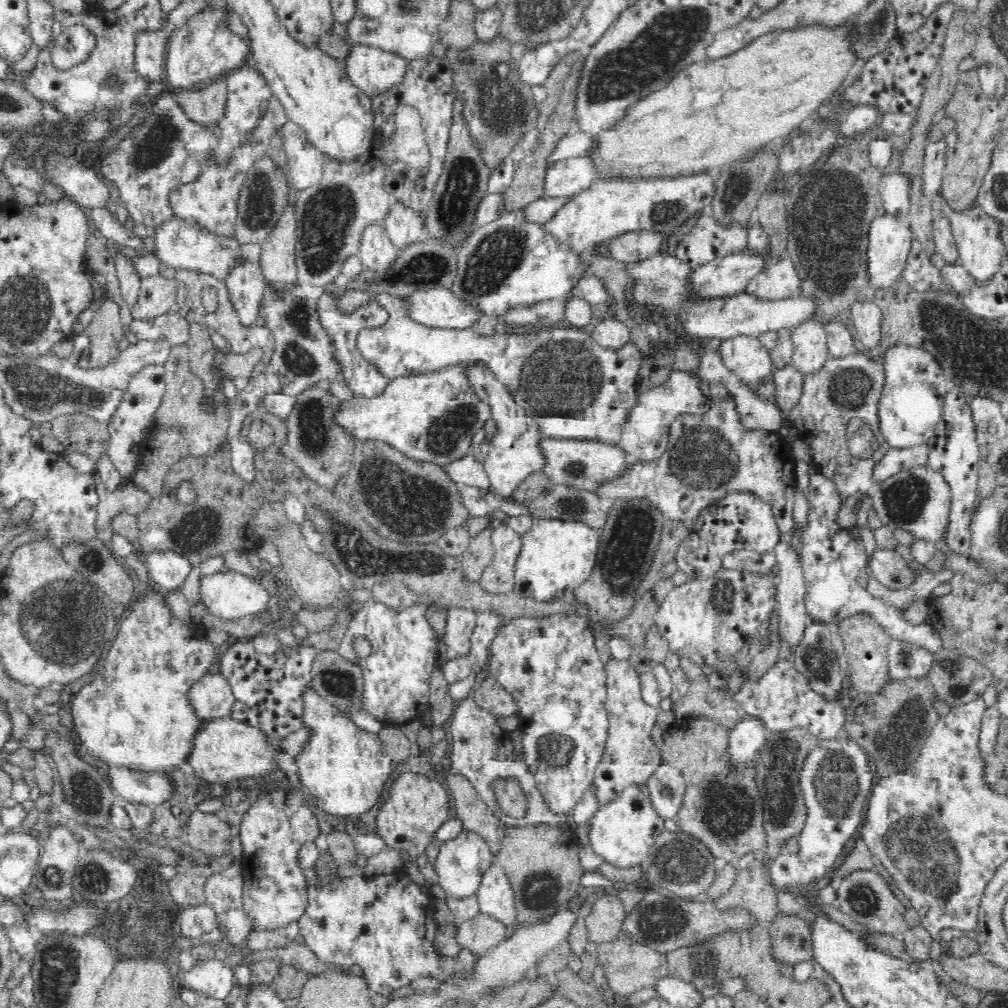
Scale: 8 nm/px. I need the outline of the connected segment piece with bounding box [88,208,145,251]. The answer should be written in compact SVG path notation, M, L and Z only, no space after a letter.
M94 208L88 211L94 231L105 240L112 240L119 245L135 251L145 251L144 240L137 238L131 230L123 227L106 209Z

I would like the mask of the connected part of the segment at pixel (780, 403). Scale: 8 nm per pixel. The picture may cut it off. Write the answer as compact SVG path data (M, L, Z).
M792 366L775 370L772 376L776 386L774 402L783 413L792 410L802 398L804 375Z

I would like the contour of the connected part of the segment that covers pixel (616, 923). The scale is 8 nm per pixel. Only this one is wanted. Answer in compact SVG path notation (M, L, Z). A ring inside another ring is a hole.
M609 892L600 897L585 917L588 940L594 945L612 942L620 932L625 914L615 893Z

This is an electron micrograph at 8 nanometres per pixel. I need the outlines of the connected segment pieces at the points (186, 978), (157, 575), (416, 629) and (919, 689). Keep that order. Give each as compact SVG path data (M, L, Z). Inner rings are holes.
M206 958L196 962L186 973L179 973L182 986L202 992L208 997L226 999L234 989L233 969L226 961Z
M151 551L145 555L150 581L166 592L181 590L194 566L185 556L174 551Z
M368 600L351 612L341 636L337 654L362 673L362 692L359 693L359 708L383 725L401 726L419 718L429 709L430 674L438 662L438 637L425 618L426 607L414 605L395 610L379 601ZM356 640L364 640L370 646L368 656L358 656L353 650Z
M927 673L910 678L890 678L882 693L860 695L853 700L845 712L845 737L866 751L876 778L892 776L898 770L902 773L917 759L928 732L940 718L937 700Z

